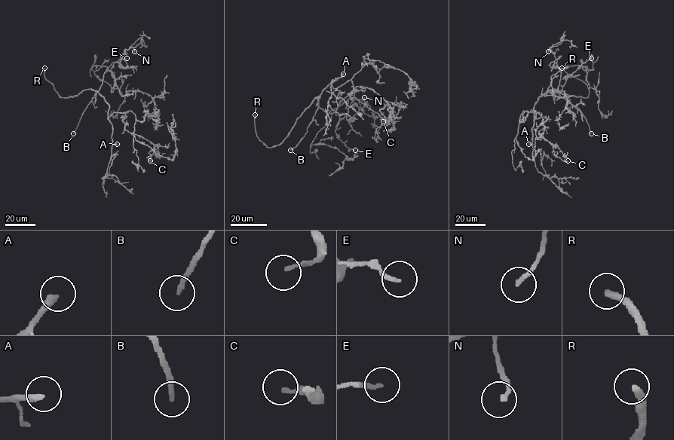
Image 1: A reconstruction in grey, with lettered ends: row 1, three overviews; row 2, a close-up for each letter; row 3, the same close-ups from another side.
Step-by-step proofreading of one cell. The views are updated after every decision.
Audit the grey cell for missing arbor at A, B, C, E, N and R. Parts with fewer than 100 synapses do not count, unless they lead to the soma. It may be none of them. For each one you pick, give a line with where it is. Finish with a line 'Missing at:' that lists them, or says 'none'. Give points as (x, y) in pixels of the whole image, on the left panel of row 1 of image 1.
A: at (117, 144)
B: at (73, 133)
R: at (44, 68)
Missing at: A, B, R

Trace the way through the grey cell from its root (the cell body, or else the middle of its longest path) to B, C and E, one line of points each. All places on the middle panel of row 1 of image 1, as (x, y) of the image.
B: (332, 82), (320, 96), (318, 109), (307, 132), (290, 150)
C: (332, 82), (337, 88), (350, 80), (349, 96), (357, 87), (378, 93), (388, 104), (380, 110), (383, 121)
E: (332, 82), (322, 92), (318, 106), (334, 113), (341, 100), (335, 132), (355, 150)

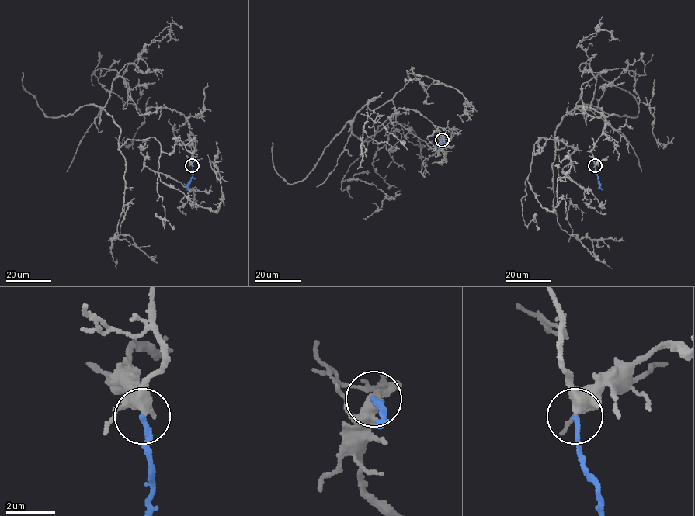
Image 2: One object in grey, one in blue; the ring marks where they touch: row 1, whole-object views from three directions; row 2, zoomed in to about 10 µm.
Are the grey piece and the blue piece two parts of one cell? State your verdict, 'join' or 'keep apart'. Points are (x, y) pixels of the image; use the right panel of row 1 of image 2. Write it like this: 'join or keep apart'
join

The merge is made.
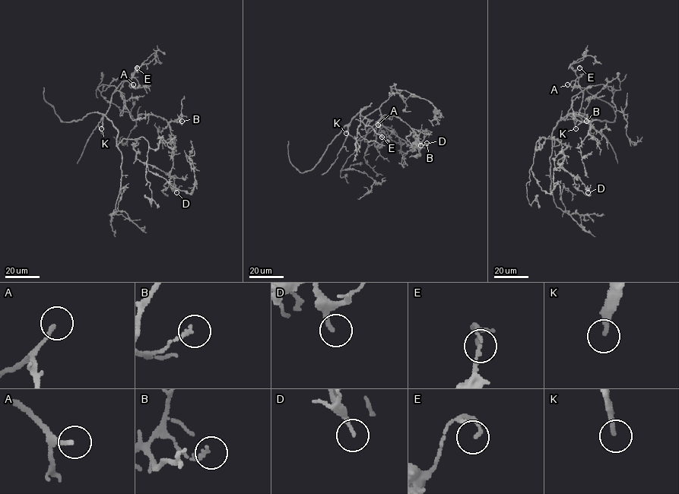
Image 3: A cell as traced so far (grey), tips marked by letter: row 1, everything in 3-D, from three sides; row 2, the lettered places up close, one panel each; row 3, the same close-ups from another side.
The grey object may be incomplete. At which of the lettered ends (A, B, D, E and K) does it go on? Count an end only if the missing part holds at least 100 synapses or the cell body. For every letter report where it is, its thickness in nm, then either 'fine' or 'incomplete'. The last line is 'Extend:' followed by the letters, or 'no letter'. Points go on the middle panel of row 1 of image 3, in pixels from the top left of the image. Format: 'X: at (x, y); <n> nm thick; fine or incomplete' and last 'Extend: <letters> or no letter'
A: at (378, 125); 170 nm thick; incomplete
B: at (426, 143); 150 nm thick; fine
D: at (420, 145); 190 nm thick; fine
E: at (382, 137); 130 nm thick; fine
K: at (346, 133); 220 nm thick; incomplete
Extend: A, K

